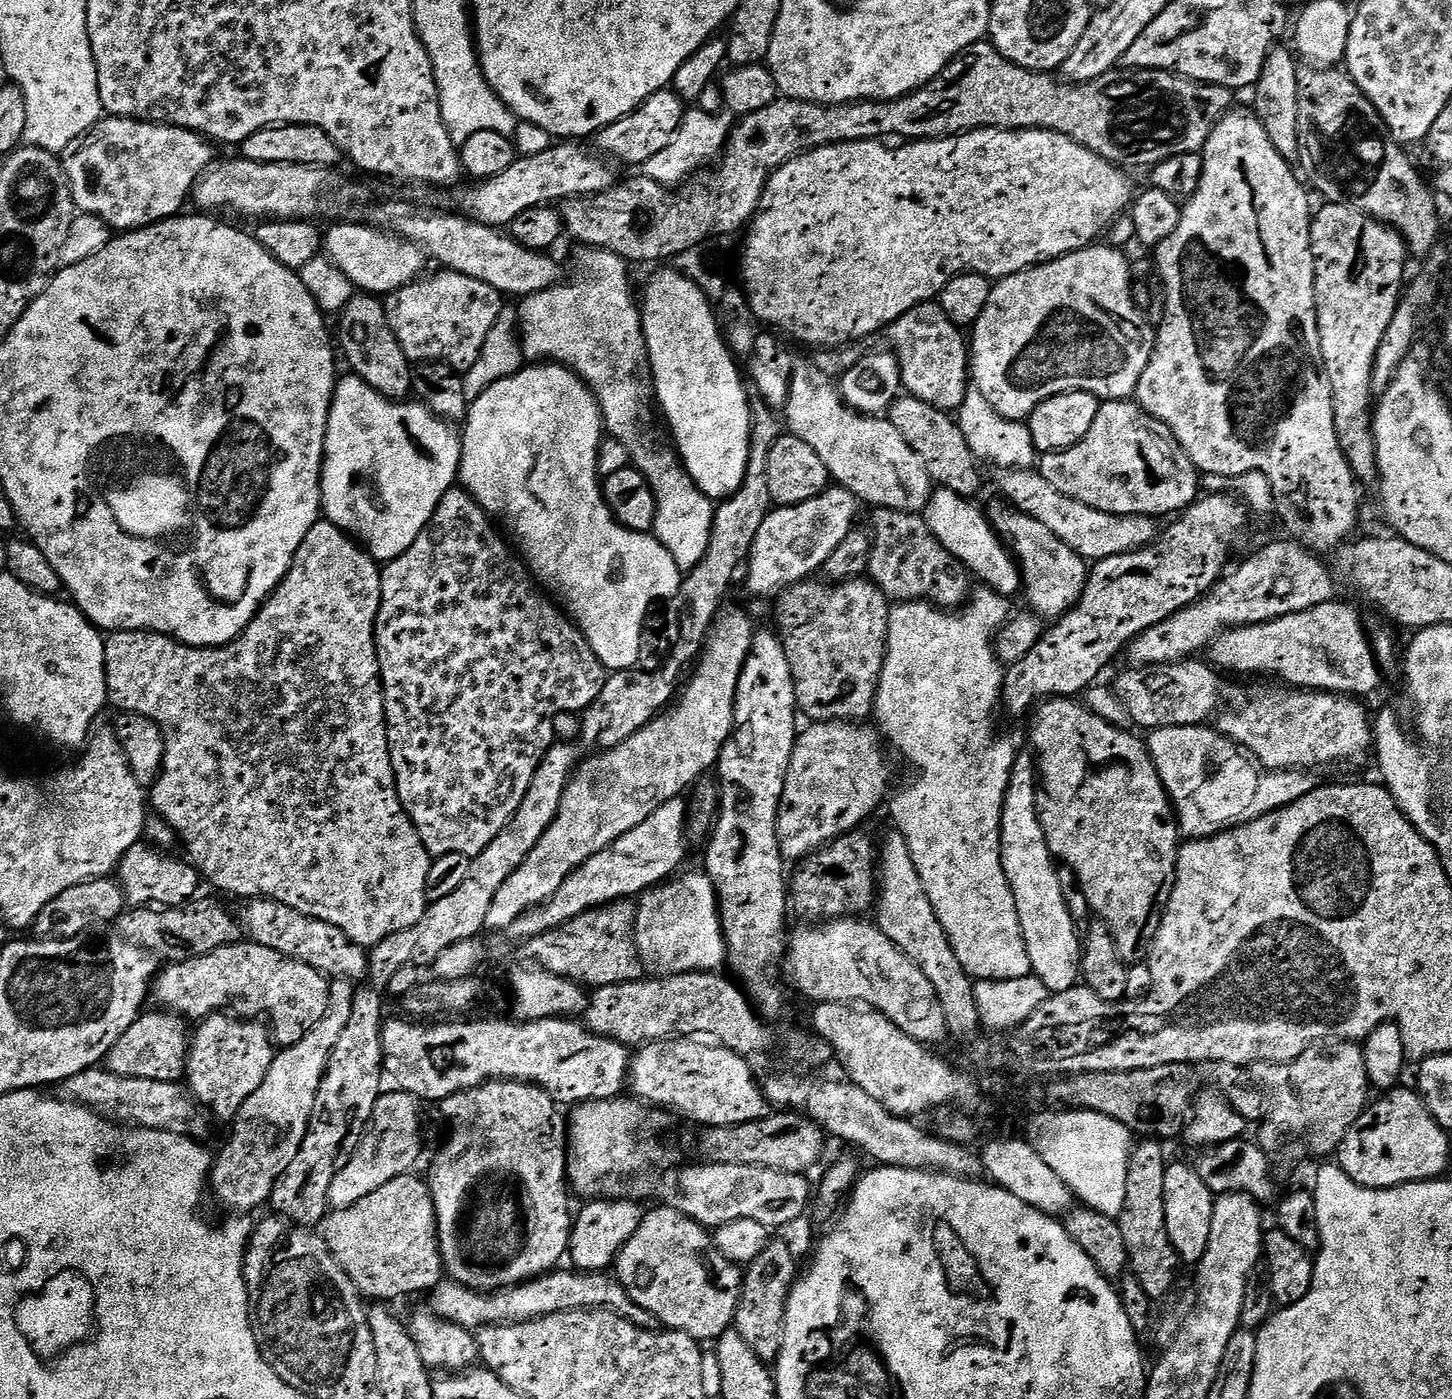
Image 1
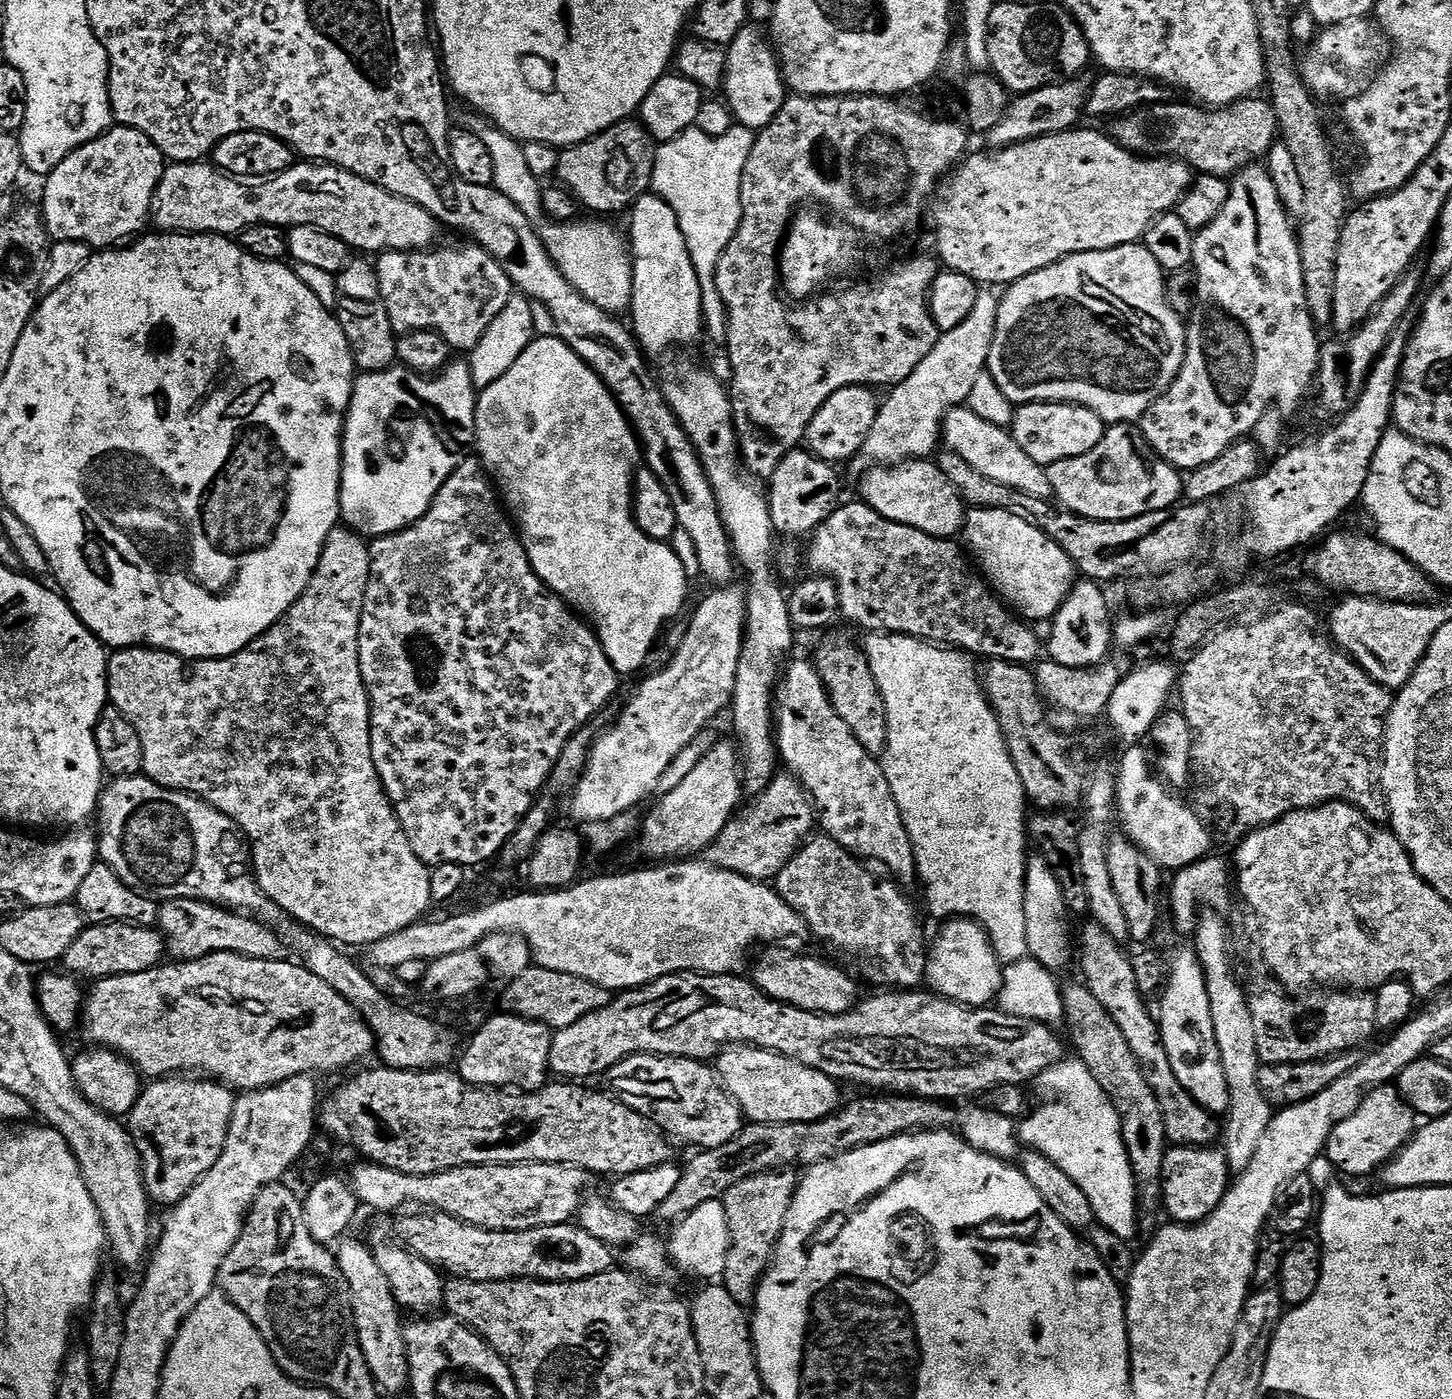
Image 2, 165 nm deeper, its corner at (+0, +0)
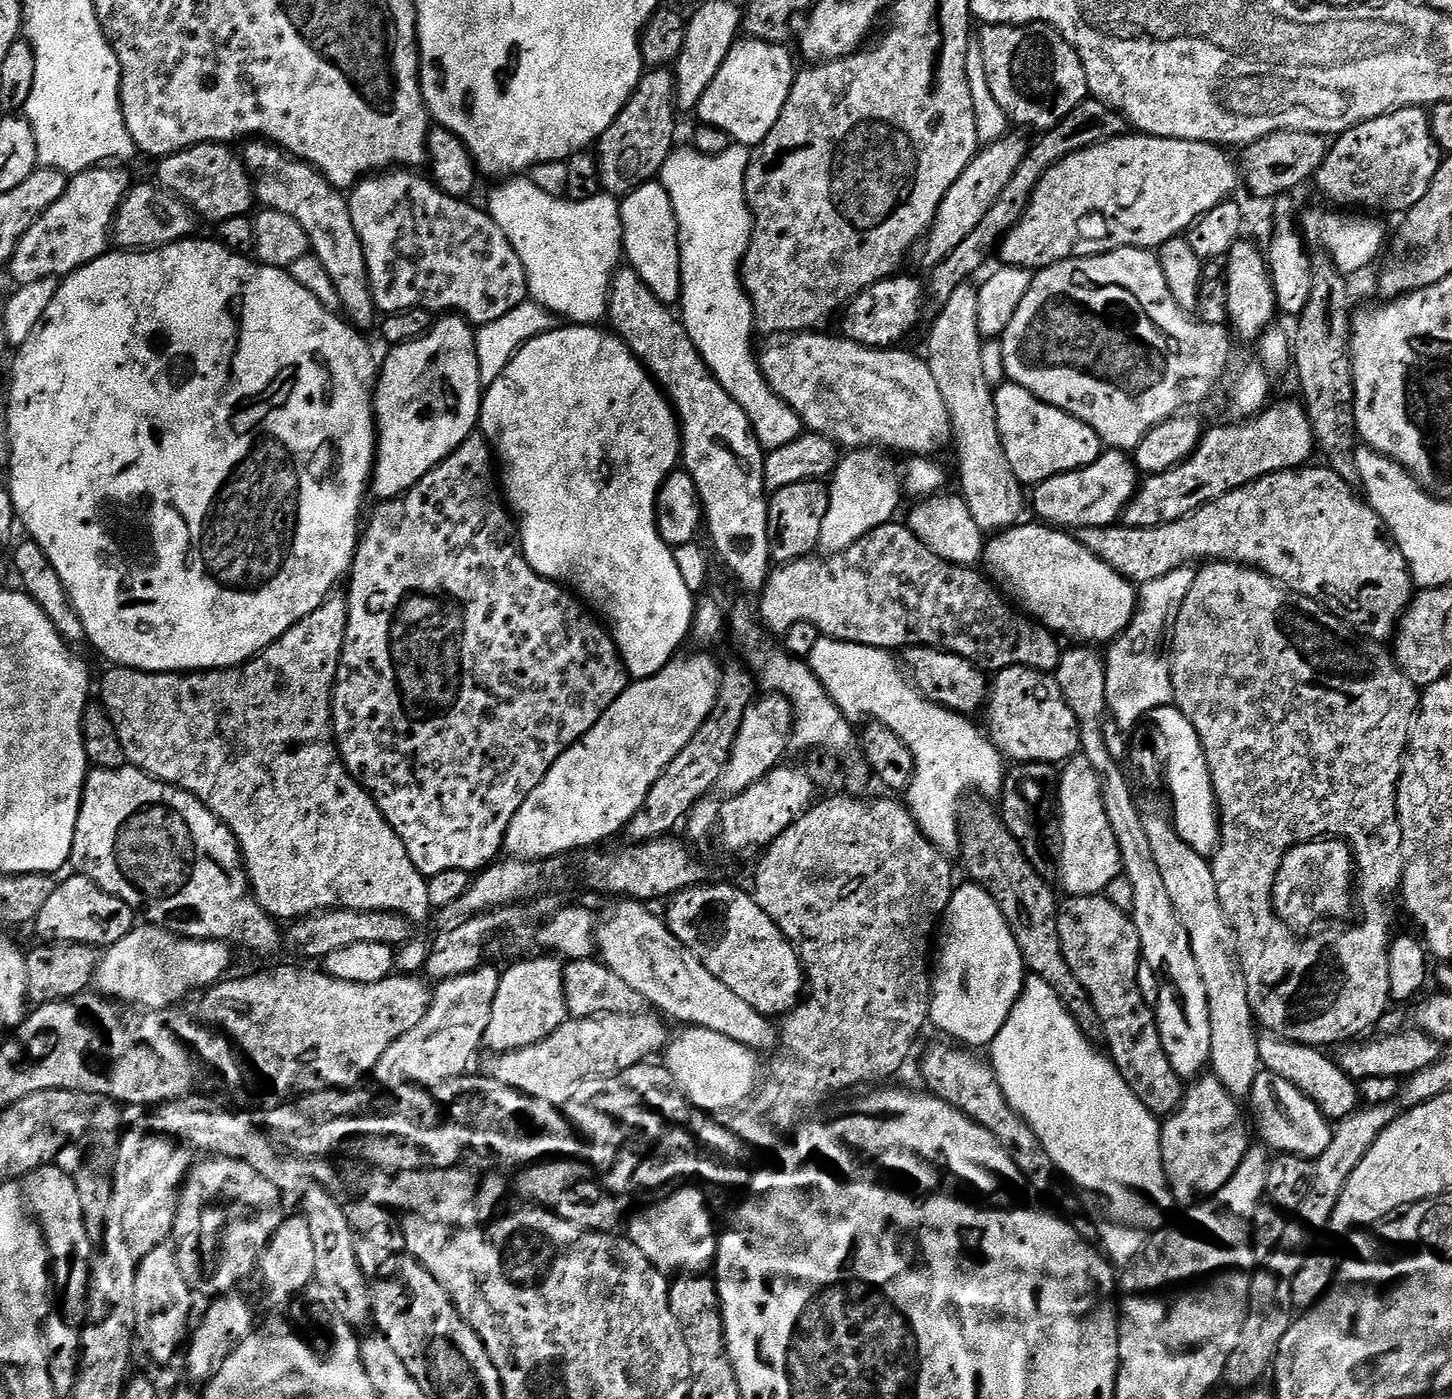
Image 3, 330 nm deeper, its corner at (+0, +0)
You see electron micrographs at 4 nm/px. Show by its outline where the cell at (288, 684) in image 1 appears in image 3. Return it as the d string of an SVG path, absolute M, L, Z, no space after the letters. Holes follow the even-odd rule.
M333 594L306 618L302 618L282 638L266 646L252 659L239 668L205 670L202 672L143 672L133 668L109 667L104 681L100 684L100 696L104 708L110 714L122 738L124 759L133 768L141 768L147 776L161 780L163 784L173 784L184 792L194 794L209 808L219 820L235 834L240 851L248 870L250 891L256 901L277 921L295 922L302 916L314 912L327 912L329 908L349 908L359 912L397 912L413 922L427 921L433 911L428 893L428 881L414 866L402 838L386 822L386 818L372 801L372 795L349 774L336 748L336 738L332 735L332 687L338 674L342 642L348 621L348 598L344 594Z

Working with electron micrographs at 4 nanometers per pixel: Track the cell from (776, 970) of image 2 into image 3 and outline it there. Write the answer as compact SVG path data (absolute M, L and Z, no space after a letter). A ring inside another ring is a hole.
M712 883L683 888L667 901L668 928L742 1002L754 1006L763 1016L783 1017L801 1003L806 992L806 973L796 945L784 937L770 914L758 906L751 891L743 892L732 884Z

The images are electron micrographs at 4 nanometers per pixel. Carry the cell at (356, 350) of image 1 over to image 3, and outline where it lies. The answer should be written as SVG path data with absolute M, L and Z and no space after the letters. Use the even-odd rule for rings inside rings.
M253 139L243 148L242 159L252 178L255 203L290 214L290 218L306 230L311 255L319 260L334 290L338 290L340 306L348 323L357 330L365 330L372 323L373 327L378 320L378 309L368 281L366 254L362 250L358 230L354 230L354 218L350 218L345 193L335 188L317 168L288 155L283 148L269 144L267 140Z

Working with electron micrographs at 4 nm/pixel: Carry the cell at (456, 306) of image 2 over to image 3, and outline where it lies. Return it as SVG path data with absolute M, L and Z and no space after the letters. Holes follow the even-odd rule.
M385 170L379 174L365 176L355 188L351 189L350 195L347 197L350 218L354 218L354 230L358 230L358 238L362 242L362 250L366 254L368 281L372 287L372 297L377 309L381 313L387 314L411 308L425 308L433 314L462 316L473 326L498 322L498 318L502 318L502 314L514 310L514 306L529 299L526 270L523 268L521 258L518 258L518 254L499 228L498 223L488 215L483 207L475 208L468 200L459 200L448 196L442 189L436 187L427 175L419 176L420 174L416 170Z

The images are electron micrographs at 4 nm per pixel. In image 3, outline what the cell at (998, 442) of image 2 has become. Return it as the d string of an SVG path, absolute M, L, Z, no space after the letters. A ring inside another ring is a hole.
M813 330L810 332L797 332L795 334L785 335L783 338L776 338L771 341L772 344L764 353L759 353L758 359L760 362L760 369L766 378L766 382L774 390L774 394L778 398L786 401L790 407L798 414L800 421L804 423L805 429L809 433L816 433L824 436L828 440L832 440L837 446L844 450L870 448L879 446L881 449L889 450L893 448L896 452L912 452L913 457L928 458L933 454L932 452L940 452L944 447L953 443L953 434L951 426L951 416L947 412L946 402L938 390L938 385L934 382L934 377L930 372L930 366L927 359L915 356L912 352L900 352L899 347L895 348L867 348L861 344L855 344L853 340L845 338L843 335L837 336L823 336L823 331Z

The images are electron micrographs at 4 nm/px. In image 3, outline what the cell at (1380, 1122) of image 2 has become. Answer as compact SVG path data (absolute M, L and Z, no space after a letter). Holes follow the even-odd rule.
M1264 1034L1258 1042L1258 1054L1263 1071L1273 1072L1288 1079L1302 1094L1308 1096L1317 1104L1318 1110L1332 1122L1345 1120L1351 1112L1358 1108L1358 1084L1352 1077L1347 1076L1335 1059L1328 1060L1319 1048L1312 1048L1308 1044L1295 1044L1289 1040L1282 1040L1279 1036Z

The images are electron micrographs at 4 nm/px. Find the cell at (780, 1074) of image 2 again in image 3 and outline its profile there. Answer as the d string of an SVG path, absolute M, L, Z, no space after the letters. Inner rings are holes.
M685 1027L669 1039L662 1059L663 1067L684 1093L685 1100L693 1109L701 1108L704 1114L739 1109L762 1083L761 1057L742 1042L734 1042L726 1034L714 1034L714 1030Z

